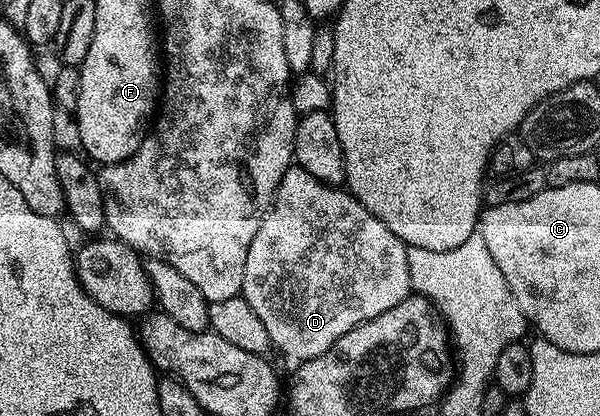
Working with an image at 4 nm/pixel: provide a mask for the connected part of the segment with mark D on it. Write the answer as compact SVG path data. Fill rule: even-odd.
M293 163L282 175L258 235L246 251L240 291L266 326L272 349L285 353L293 363L309 361L334 347L346 331L354 331L354 327L382 315L382 311L398 307L412 293L408 251L409 246L382 219L370 215L347 188L322 183Z

